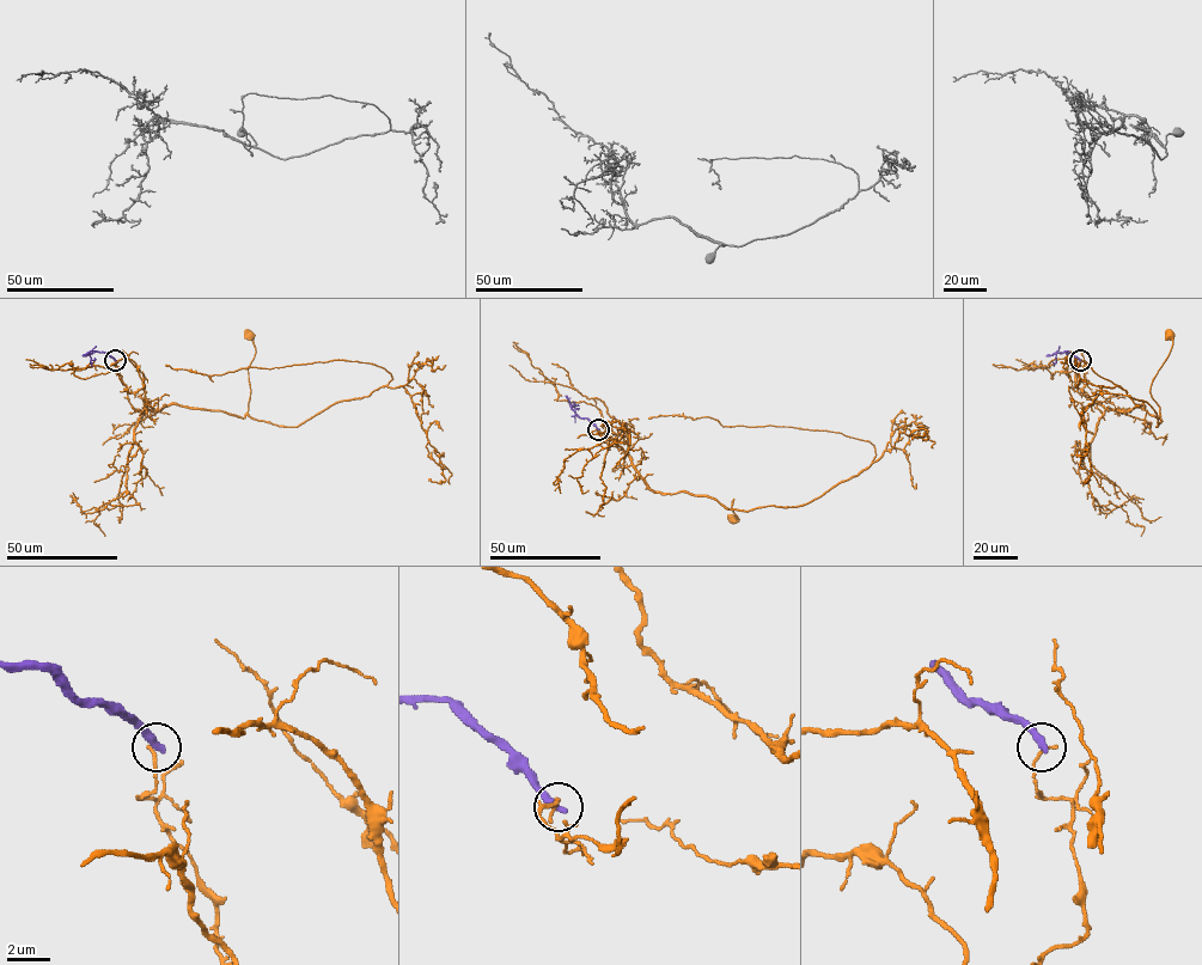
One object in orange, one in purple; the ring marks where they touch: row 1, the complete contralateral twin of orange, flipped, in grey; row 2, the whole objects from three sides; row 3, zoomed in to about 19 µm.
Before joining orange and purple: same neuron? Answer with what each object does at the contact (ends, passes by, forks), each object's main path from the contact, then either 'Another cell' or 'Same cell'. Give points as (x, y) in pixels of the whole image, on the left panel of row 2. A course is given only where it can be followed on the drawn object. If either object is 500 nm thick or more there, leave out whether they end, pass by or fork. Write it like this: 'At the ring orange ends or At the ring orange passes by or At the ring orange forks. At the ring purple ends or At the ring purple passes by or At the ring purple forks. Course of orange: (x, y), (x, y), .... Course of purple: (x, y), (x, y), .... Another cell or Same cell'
At the ring orange ends. At the ring purple ends. Course of orange: (115, 361), (126, 391), (144, 390), (144, 407), (152, 411), (177, 403), (243, 417), (255, 350), (249, 336). Course of purple: (115, 360), (103, 352), (89, 353), (92, 366). Another cell

